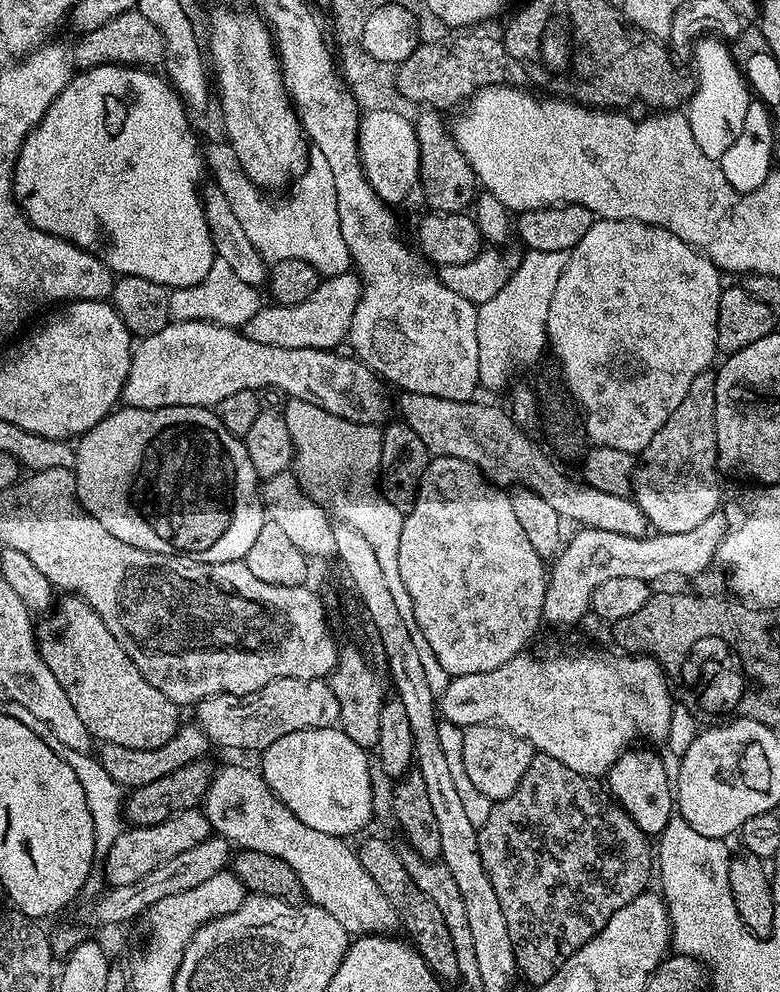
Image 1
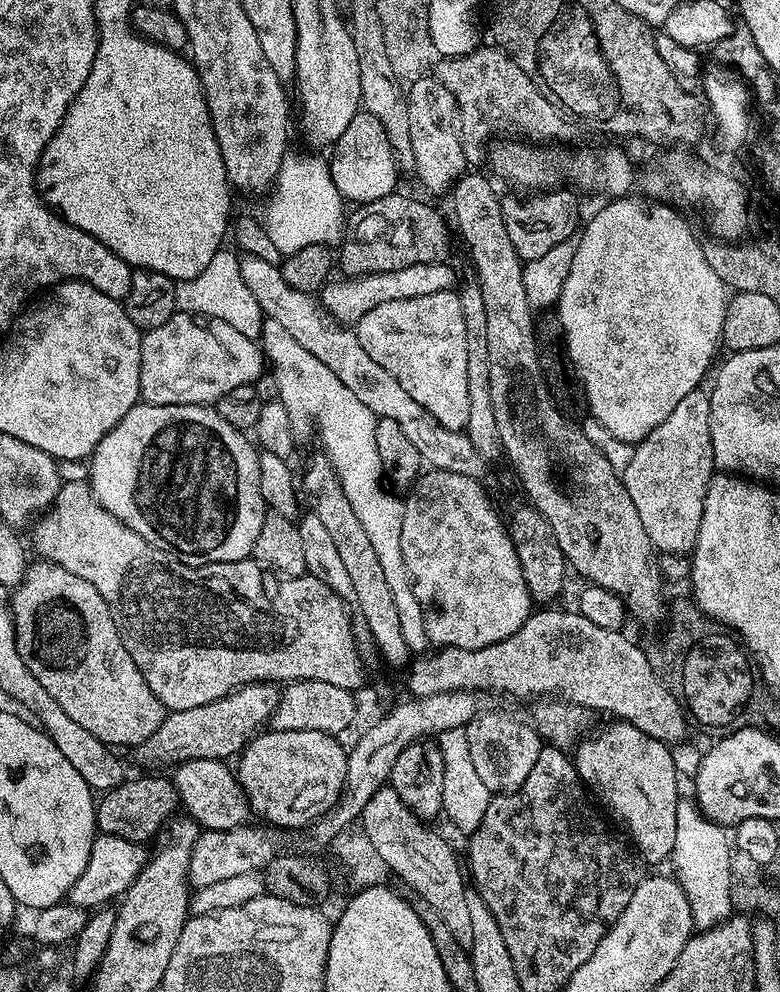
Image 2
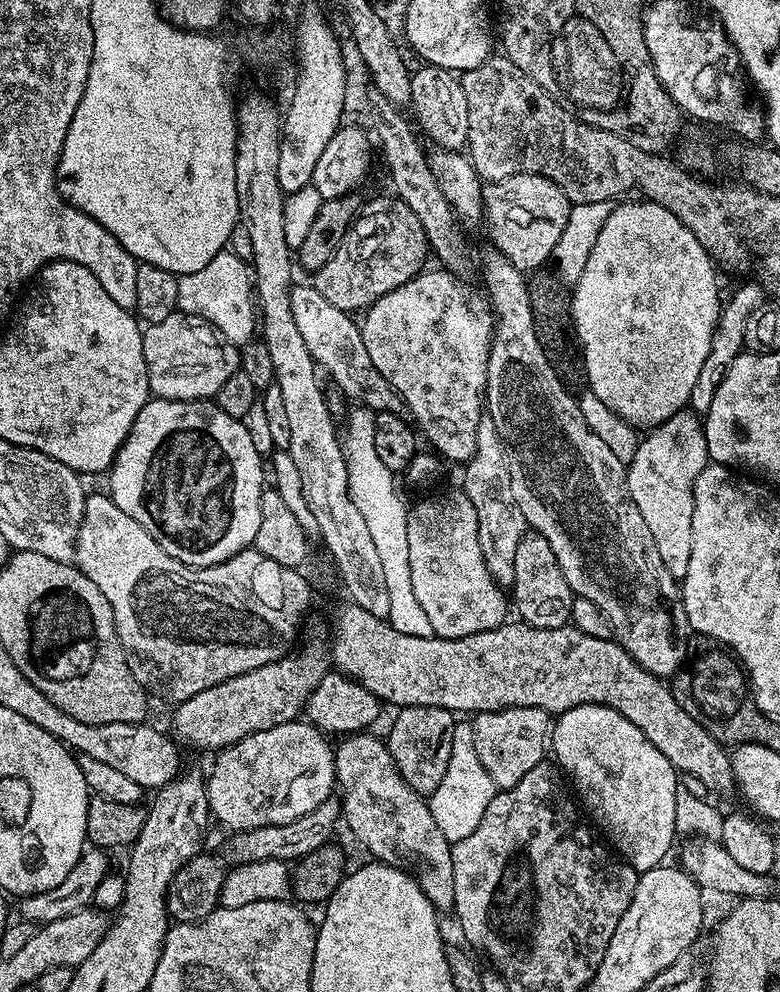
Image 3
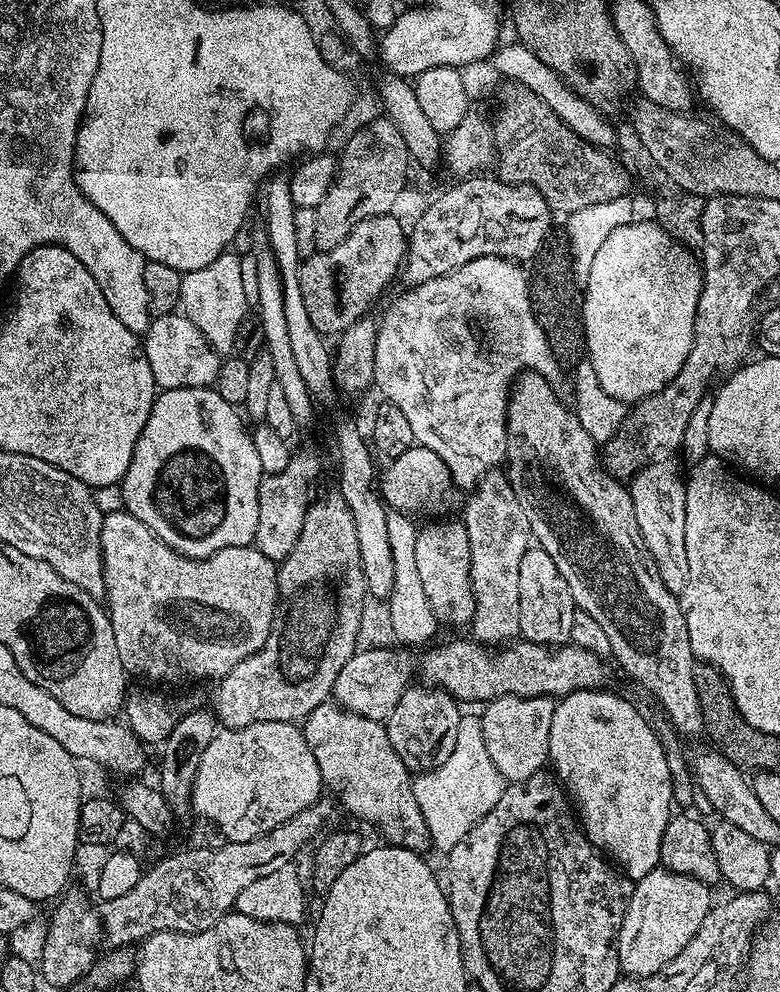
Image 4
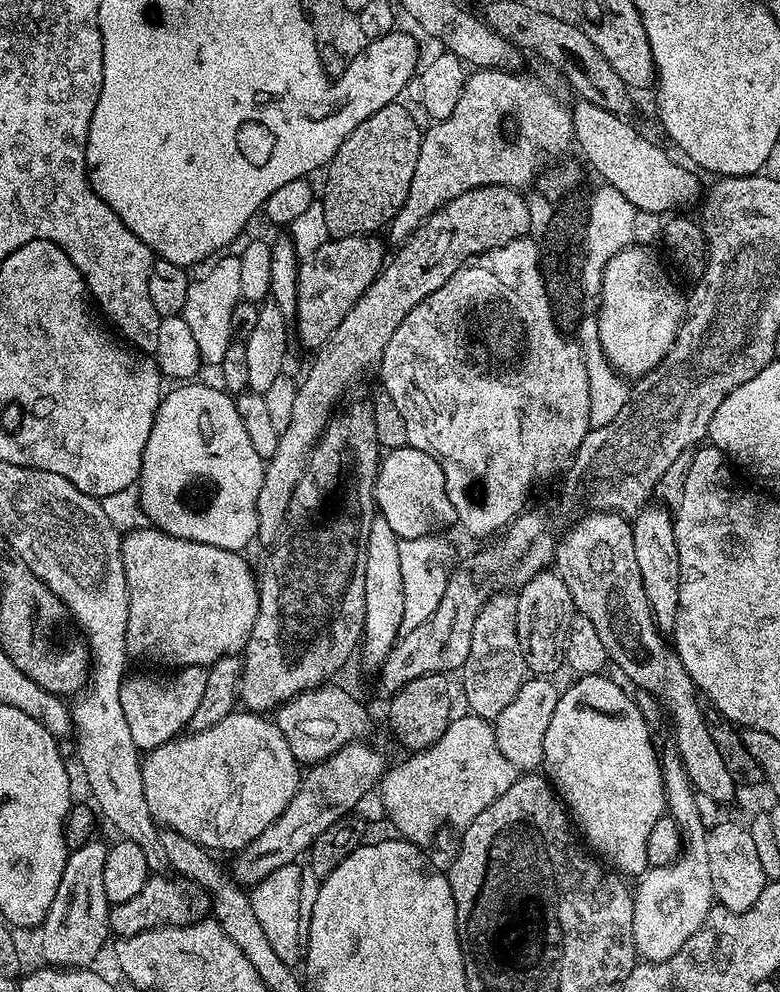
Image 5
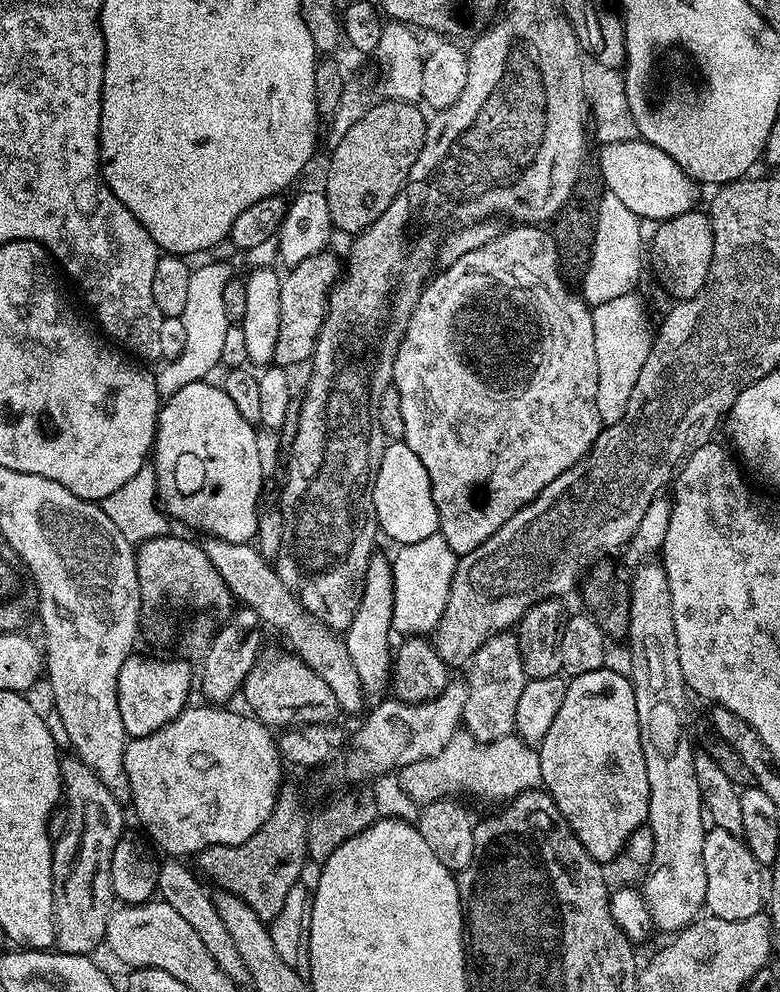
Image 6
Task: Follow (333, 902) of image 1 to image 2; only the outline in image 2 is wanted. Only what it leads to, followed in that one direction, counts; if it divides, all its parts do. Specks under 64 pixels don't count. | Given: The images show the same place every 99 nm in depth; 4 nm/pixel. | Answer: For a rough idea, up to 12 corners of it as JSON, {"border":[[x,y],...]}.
{"border":[[223,760],[175,765],[183,811],[201,829],[249,823],[248,799]]}

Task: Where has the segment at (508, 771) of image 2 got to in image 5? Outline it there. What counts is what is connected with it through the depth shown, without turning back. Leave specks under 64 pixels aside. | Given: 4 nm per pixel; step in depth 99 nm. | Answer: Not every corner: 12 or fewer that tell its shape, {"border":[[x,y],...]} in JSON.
{"border":[[525,679],[494,721],[498,750],[518,770],[543,765],[561,694]]}

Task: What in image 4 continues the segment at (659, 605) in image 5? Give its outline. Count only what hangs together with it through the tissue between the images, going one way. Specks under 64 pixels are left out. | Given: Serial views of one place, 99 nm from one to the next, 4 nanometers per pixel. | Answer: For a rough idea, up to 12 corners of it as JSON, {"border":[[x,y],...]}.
{"border":[[661,458],[631,477],[644,549],[683,594],[686,480]]}

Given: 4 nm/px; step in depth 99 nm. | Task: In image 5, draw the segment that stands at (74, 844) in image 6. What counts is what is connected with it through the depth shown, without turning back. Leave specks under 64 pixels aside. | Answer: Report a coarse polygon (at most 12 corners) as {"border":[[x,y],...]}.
{"border":[[108,844],[71,849],[38,929],[49,965],[87,968],[109,939]]}

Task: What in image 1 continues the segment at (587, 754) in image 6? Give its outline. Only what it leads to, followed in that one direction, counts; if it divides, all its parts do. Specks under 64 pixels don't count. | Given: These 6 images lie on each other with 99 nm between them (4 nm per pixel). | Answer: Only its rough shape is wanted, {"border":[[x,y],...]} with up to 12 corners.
{"border":[[623,752],[606,788],[643,832],[674,814],[674,784],[652,752]]}

